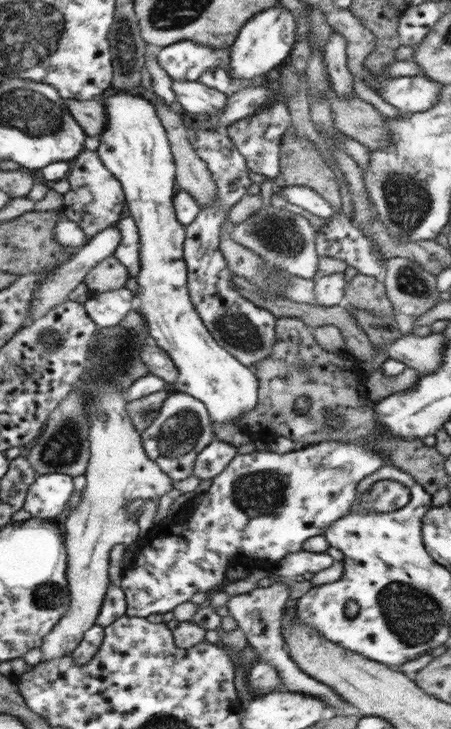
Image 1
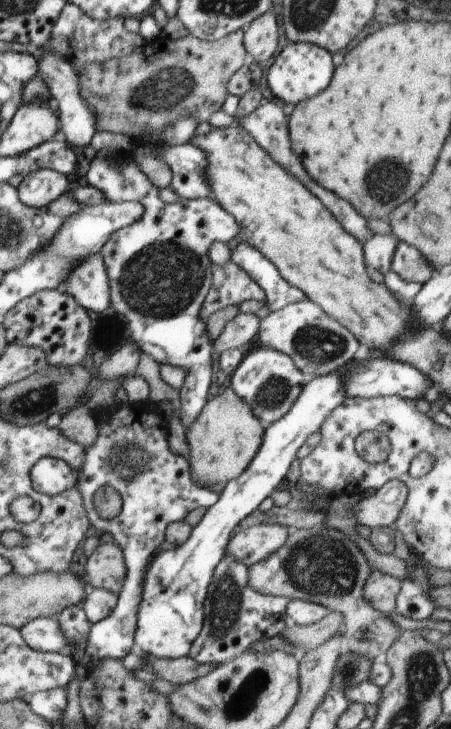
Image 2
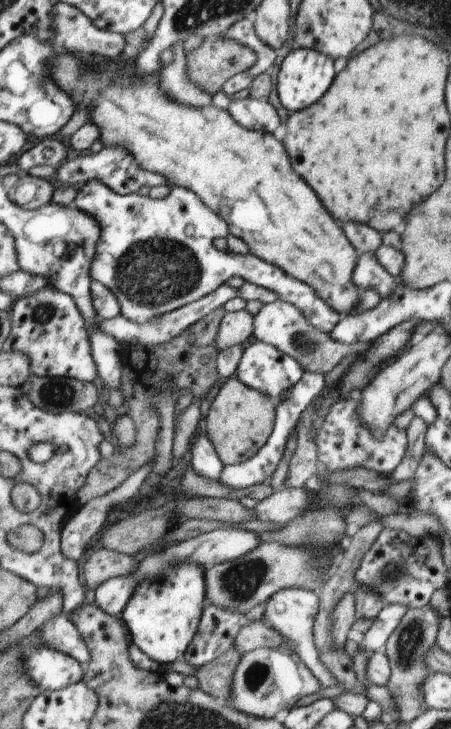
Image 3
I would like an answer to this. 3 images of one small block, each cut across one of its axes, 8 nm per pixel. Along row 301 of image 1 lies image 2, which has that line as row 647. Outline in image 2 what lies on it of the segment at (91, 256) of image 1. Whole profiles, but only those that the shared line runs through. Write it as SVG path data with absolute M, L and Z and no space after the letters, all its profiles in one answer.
M58 616L33 620L22 632L28 644L39 651L62 652L66 646Z

